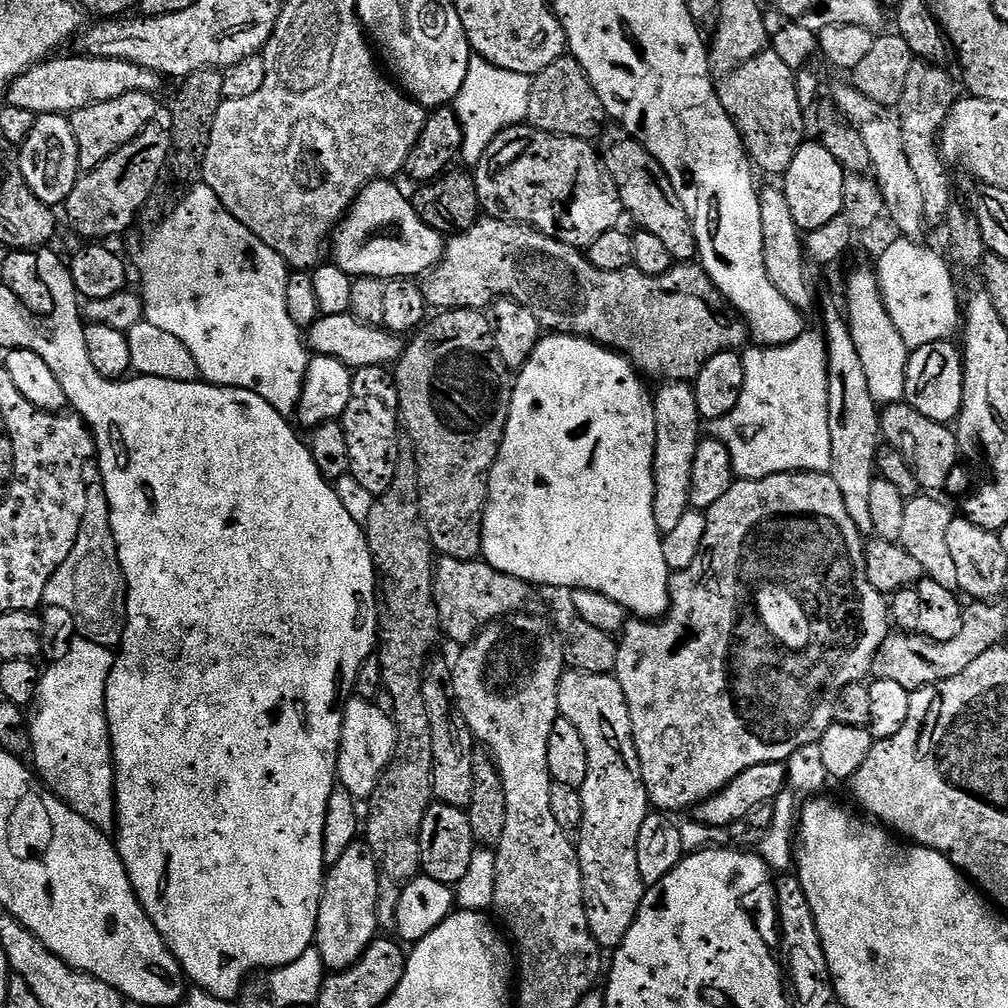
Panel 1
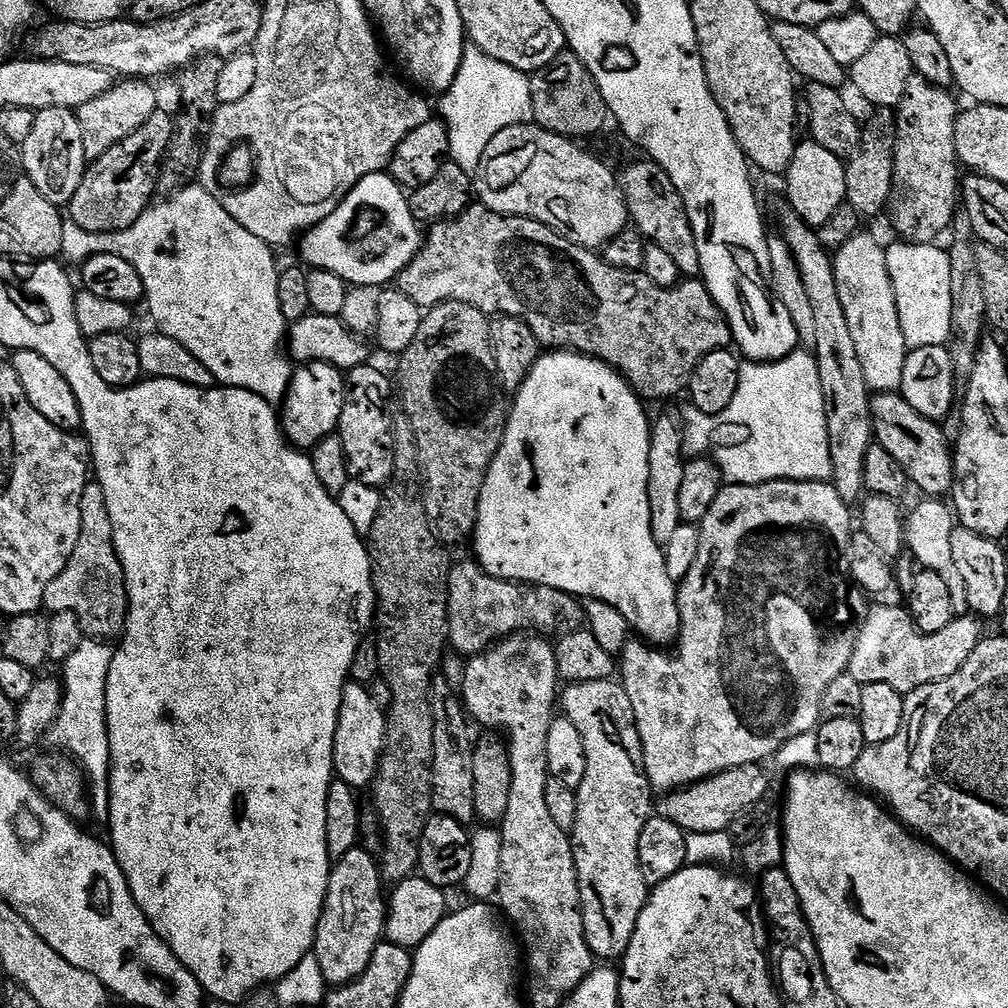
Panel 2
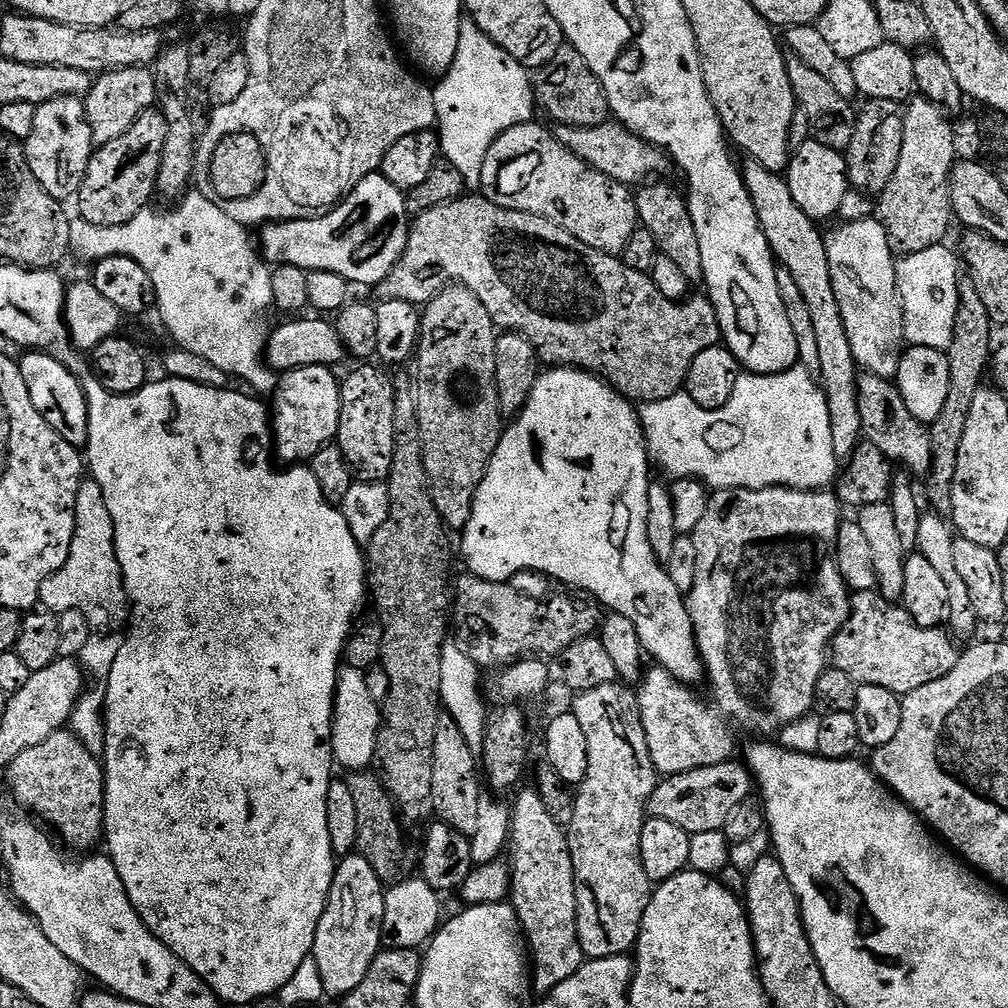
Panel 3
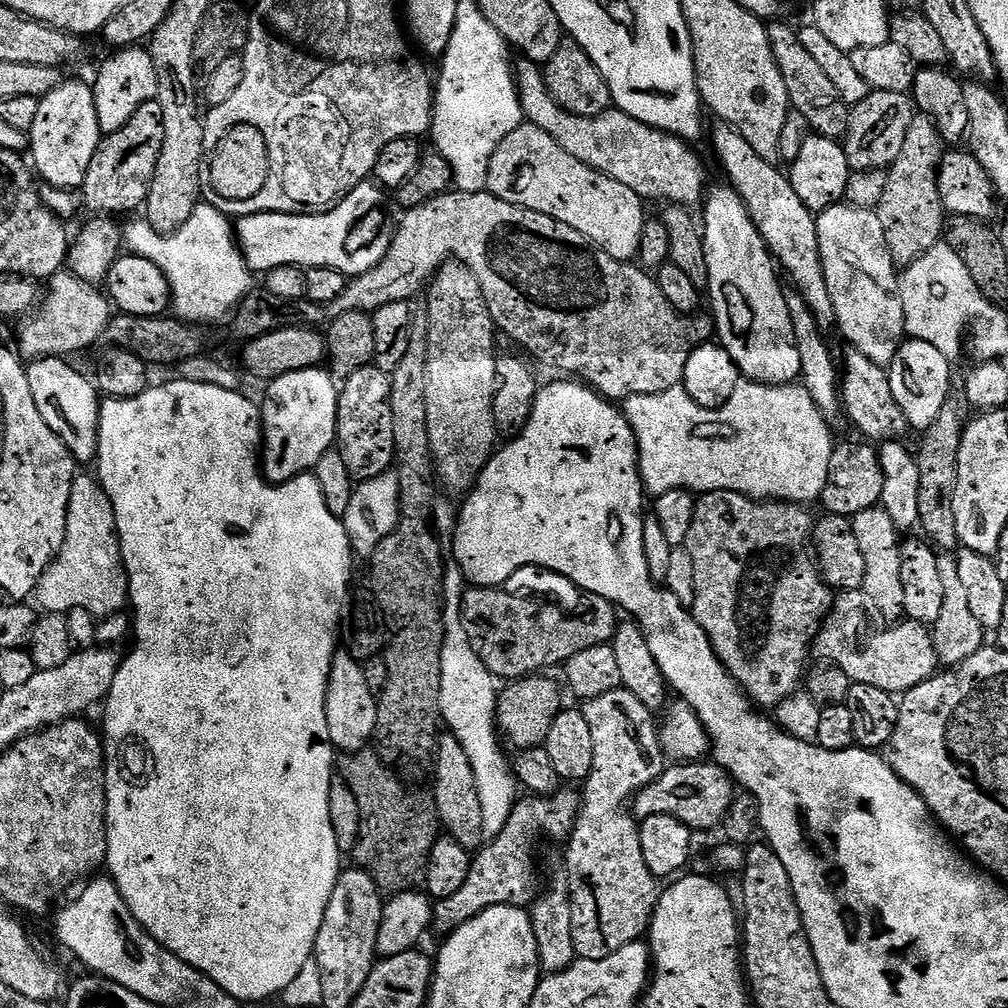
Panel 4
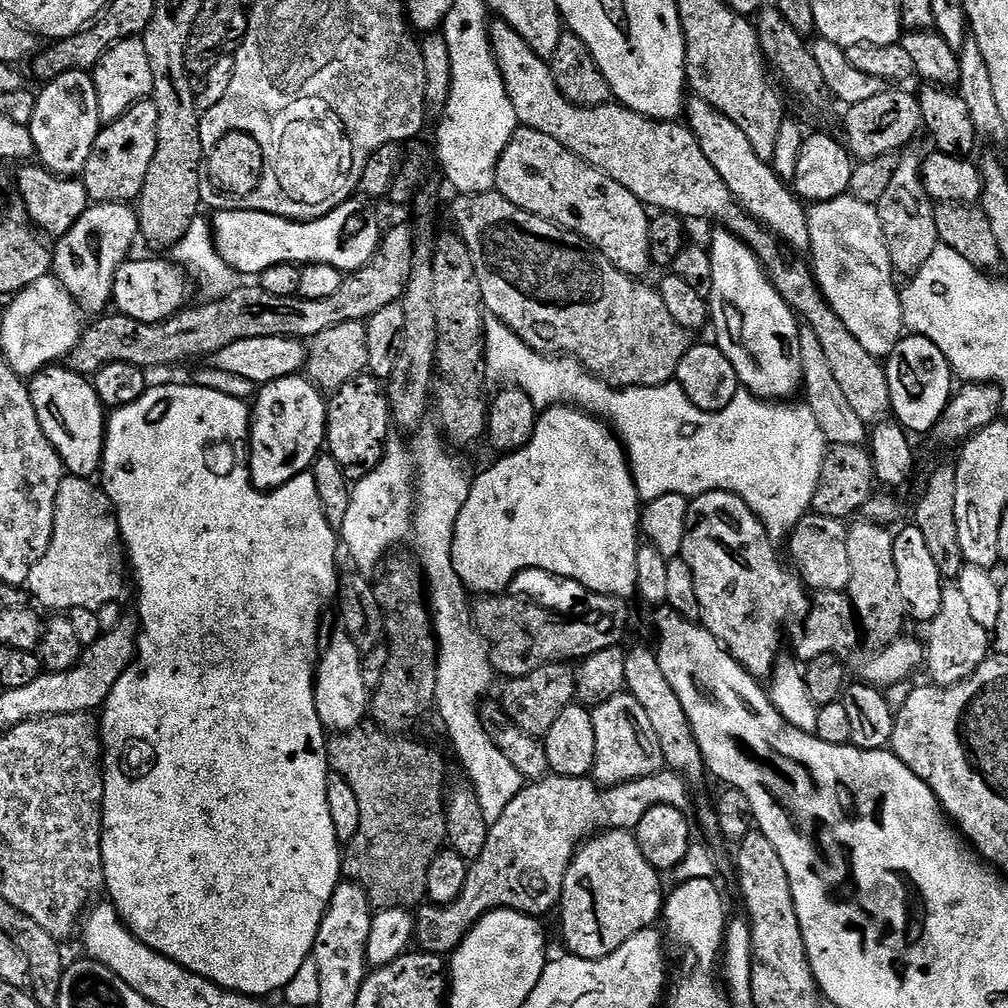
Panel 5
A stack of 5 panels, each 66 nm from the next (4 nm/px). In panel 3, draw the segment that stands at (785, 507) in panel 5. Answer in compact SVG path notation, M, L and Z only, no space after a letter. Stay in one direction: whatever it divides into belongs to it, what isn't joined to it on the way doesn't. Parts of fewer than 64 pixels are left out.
M803 366L777 376L737 376L726 406L712 412L699 408L687 391L681 390L662 402L643 405L639 413L649 457L676 480L691 478L712 490L824 490L838 476L828 403L813 373Z

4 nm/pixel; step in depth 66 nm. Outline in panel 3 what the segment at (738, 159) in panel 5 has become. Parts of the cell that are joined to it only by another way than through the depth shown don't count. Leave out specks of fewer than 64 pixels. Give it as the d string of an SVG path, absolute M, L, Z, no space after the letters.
M755 162L745 163L742 168L744 185L748 188L748 197L754 202L754 210L758 214L760 229L766 234L766 242L772 250L779 267L790 270L790 278L802 293L806 307L810 310L810 319L814 325L814 339L818 342L818 383L824 393L830 410L830 434L834 438L834 454L837 458L847 458L861 443L860 407L858 406L858 365L850 350L850 338L846 334L846 322L842 318L842 306L838 306L838 298L834 294L834 282L830 278L830 262L826 258L825 233L819 232L817 221L811 220L794 202L794 194L790 194L790 186L783 175L766 170Z

